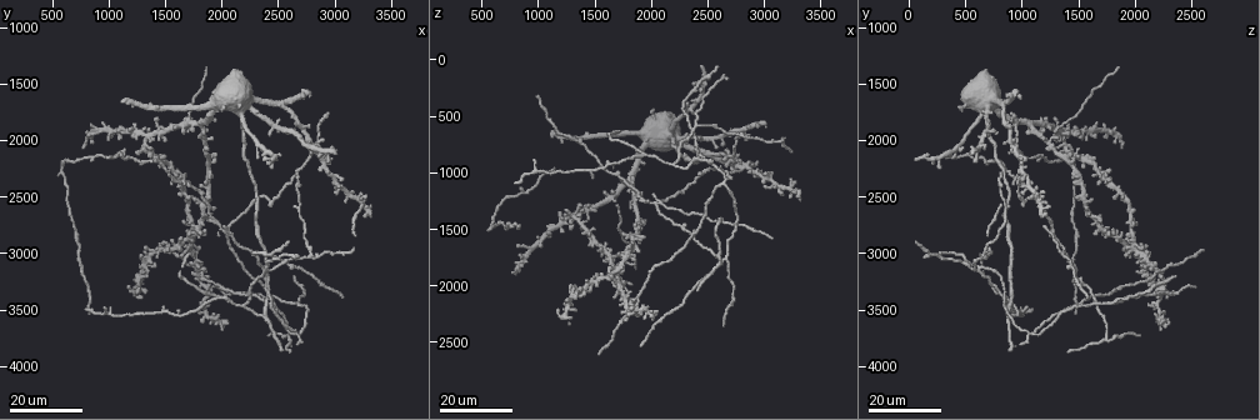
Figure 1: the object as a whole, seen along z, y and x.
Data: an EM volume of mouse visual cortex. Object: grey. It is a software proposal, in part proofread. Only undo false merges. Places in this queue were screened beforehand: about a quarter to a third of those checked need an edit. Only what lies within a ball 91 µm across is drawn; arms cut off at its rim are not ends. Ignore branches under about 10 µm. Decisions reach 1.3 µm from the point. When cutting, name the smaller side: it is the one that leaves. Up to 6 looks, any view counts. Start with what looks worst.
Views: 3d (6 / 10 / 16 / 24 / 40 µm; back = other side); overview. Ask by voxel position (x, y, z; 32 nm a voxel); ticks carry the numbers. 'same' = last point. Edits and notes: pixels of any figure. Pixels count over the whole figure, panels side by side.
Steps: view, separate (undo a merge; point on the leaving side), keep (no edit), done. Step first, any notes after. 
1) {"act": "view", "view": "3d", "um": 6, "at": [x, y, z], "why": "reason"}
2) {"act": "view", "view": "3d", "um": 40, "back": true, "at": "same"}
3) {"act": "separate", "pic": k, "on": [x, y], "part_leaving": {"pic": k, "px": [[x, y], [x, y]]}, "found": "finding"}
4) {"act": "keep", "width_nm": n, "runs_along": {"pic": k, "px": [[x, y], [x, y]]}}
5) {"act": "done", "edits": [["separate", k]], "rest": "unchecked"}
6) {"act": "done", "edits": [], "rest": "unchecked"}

{"act": "view", "view": "3d", "um": 24, "at": [2380, 3540, 900], "why": "looks like a crossing"}

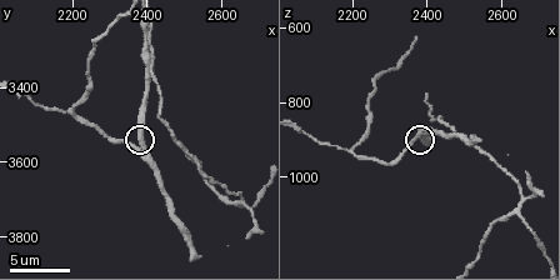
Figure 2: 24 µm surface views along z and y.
{"act": "view", "view": "3d", "um": 6, "at": [2370, 3570, 890]}

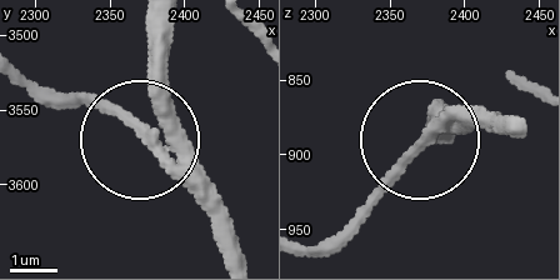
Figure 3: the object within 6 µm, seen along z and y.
{"act": "keep", "found": "one neuron here"}

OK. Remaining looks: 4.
{"act": "view", "view": "3d", "um": 16, "at": [2780, 3020, 640], "why": "three-way junction"}

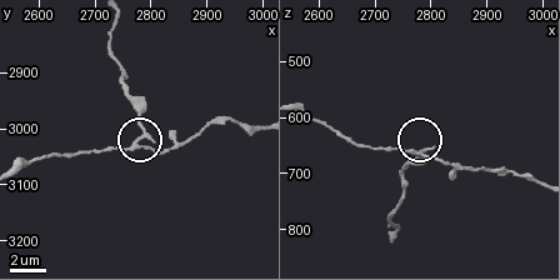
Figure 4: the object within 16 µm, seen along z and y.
{"act": "view", "view": "3d", "um": 6, "at": [2780, 3020, 660], "why": "zoom in"}

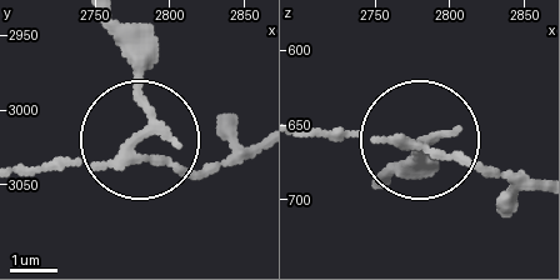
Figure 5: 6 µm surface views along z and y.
{"act": "separate", "pic": 5, "on": [139, 91], "side_arm_um": 30, "part_leaving": {"pic": 5, "px": [[123, 150], [150, 106], [139, 46], [119, 23]]}, "found": "a second neuron is stuck on"}

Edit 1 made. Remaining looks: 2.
{"act": "view", "view": "3d", "um": 24, "at": [1980, 3420, 860], "why": "three arms meet"}

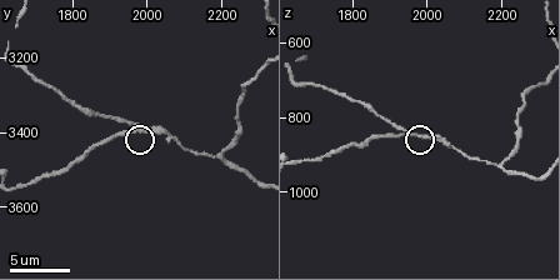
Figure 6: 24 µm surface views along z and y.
{"act": "view", "view": "3d", "um": 6, "at": [1970, 3400, 840]}

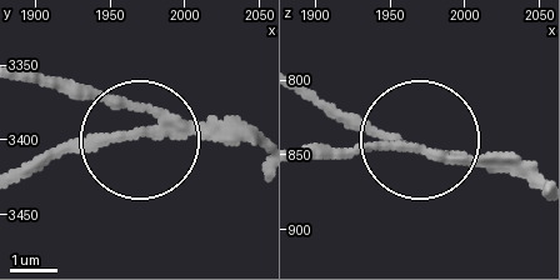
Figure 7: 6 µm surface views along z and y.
{"act": "separate", "pic": 7, "on": [125, 134], "arms": 3, "part_leaving": {"pic": 7, "px": [[189, 136], [85, 136], [26, 164]]}, "found": "two neurons meet here"}

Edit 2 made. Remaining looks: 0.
{"act": "done", "edits": [["separate", 5], ["separate", 7]], "rest": "unchecked"}

